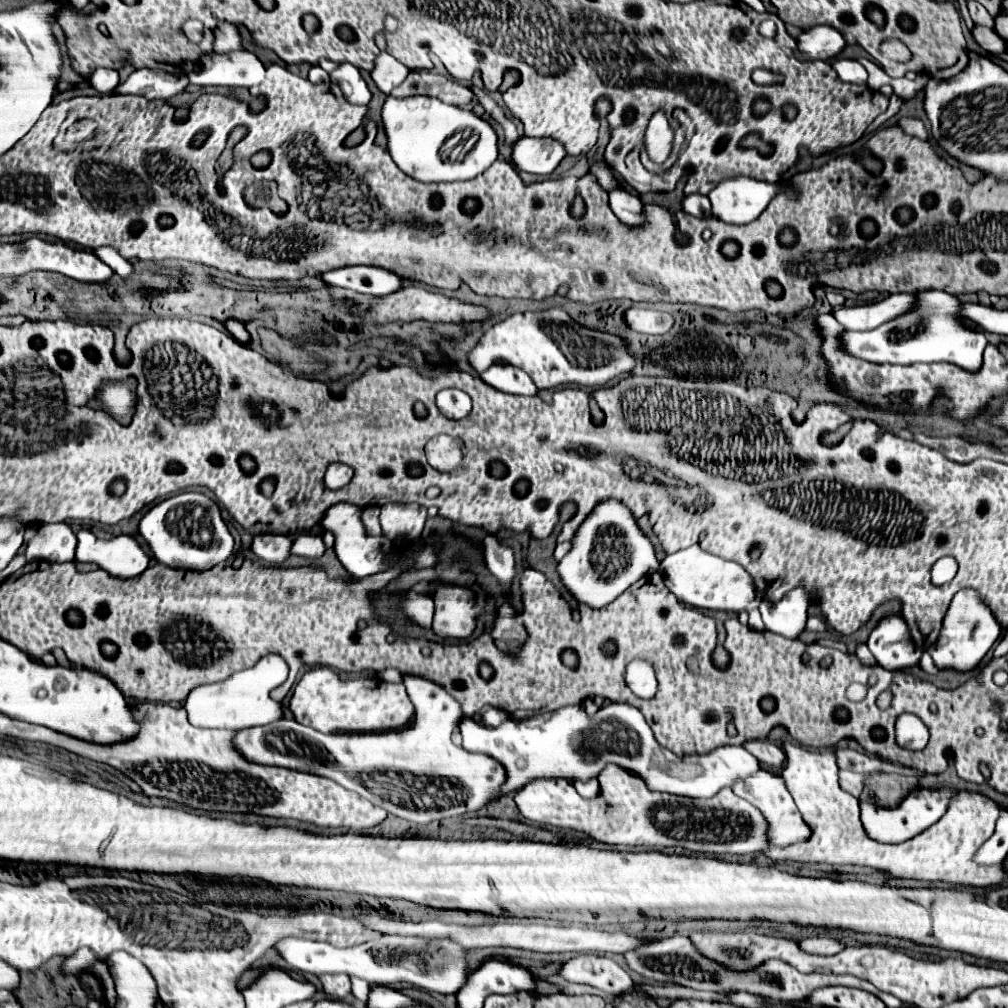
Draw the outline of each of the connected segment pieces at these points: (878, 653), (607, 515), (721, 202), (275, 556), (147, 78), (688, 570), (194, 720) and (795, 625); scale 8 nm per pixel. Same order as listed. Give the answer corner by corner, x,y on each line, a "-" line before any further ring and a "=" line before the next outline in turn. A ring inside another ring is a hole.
889,616
871,632
869,650
885,670
905,670
919,664
923,650
911,642
909,628
901,616
=
603,500
581,524
571,544
571,552
557,564
557,574
567,592
579,604
587,604
589,608
611,604
631,584
659,568
653,544
637,528
633,514
617,500
=
745,176
721,180
709,192
713,216
727,224
749,224
767,208
771,198
781,190
783,184
759,182
=
255,536
251,550
257,558
269,562
269,564
283,564
291,556
291,544
293,538
289,536
=
135,70
123,84
115,88
117,94
139,94
149,100
169,100
189,86
185,76
175,76
157,70
=
691,546
685,550
679,550
671,556
665,556
661,562
659,572
663,574
665,586
677,596
677,600
695,606
695,608
707,608
707,610
729,610
729,612
741,612
741,610
753,610
759,606
761,598
755,592
753,580
747,574
745,568
741,568
735,562
717,558
709,552
703,552
699,546
=
269,654
261,658
253,668
247,668
239,674
233,674
229,680
217,684
205,684
195,690
185,700
185,710
189,714
189,722
199,728
249,728
263,726
283,718
283,704
269,698
269,688
279,686
287,680
287,664
281,656
=
795,588
787,592
787,596
777,604
769,604
767,600
763,600
763,604
759,606
765,622
765,630
773,634
781,634
789,640
797,640
799,634
805,630
807,608
809,608
809,600
803,588

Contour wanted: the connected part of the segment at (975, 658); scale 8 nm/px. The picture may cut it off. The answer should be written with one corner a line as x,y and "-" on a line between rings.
961,590
955,594
949,612
943,620
943,628
939,634
937,644
929,646
927,652
931,654
935,666
939,670
957,670
957,672
969,672
979,666
979,662
985,658
989,648
995,644
995,640
1001,636
1001,626
993,618
991,610
977,598
977,592
973,590

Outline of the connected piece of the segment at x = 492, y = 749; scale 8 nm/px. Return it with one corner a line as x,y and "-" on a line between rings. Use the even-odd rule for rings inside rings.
623,702
599,708
593,716
589,716
581,704
565,706
525,720
509,718
499,728
483,728
471,717
464,717
459,728
463,736
461,746
467,752
493,756
505,768
505,776
509,776
509,780
505,780
501,796
517,792
535,778
589,780
597,778
607,764
617,764
641,776
653,792
667,792
685,798
709,798
721,788
731,786
733,780
751,776
761,768
759,760
743,746
721,746
709,754
680,758
657,744
643,714
635,706

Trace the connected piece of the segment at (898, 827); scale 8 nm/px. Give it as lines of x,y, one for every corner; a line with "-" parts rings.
915,788
897,808
887,810
873,806
871,802
860,802
860,819
865,828
865,834
871,840
885,842
885,844
901,844
913,836
917,836
921,830
927,830
931,824
935,824
947,810
949,798
955,794
951,788
941,788
941,790
925,790
925,788

